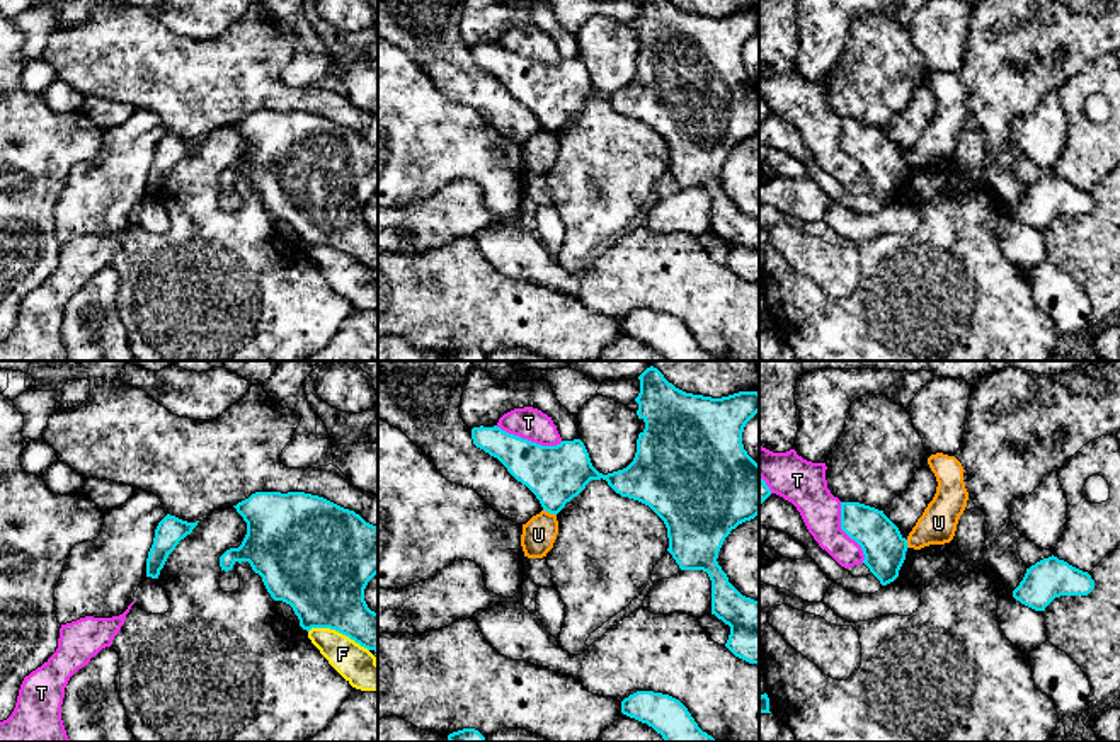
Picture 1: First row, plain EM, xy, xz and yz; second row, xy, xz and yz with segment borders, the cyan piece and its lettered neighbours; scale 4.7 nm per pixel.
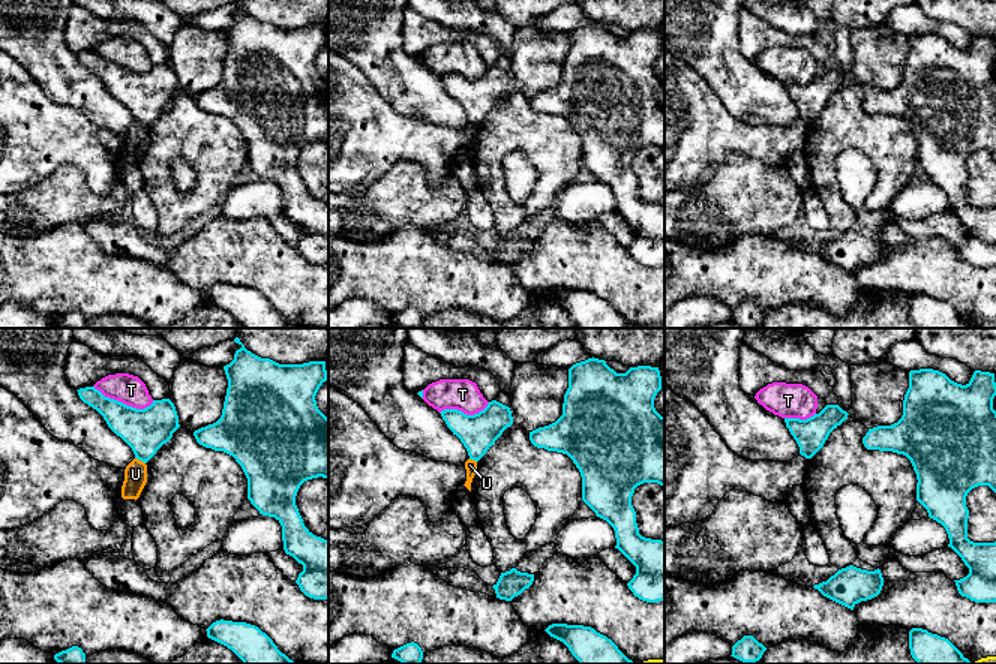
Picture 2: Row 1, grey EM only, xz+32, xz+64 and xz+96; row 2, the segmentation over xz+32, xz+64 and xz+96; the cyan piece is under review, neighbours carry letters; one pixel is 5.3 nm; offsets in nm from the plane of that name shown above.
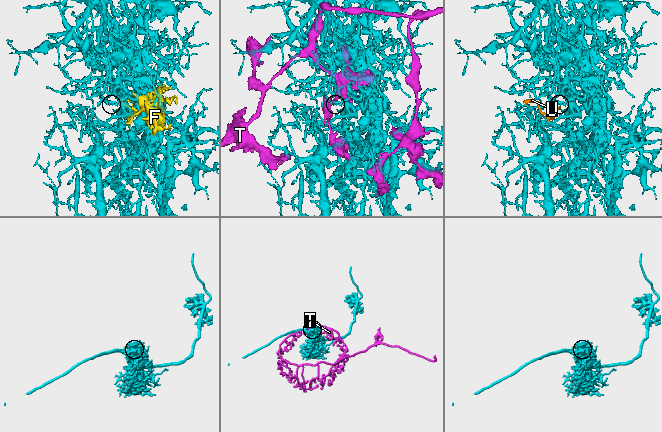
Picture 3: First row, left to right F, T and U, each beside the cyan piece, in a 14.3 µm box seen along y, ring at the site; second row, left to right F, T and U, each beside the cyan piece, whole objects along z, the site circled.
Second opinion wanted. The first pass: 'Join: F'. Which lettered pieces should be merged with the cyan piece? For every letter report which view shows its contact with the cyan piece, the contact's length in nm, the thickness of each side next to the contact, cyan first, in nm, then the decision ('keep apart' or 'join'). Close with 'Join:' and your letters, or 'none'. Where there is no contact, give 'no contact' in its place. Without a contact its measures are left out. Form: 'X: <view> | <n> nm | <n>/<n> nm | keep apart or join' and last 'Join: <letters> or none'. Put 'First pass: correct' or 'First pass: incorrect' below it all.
F: xy | 300 nm | 380/180 nm | keep apart
T: xz | 320 nm | 280/150 nm | keep apart
U: xz | 70 nm | 280/160 nm | keep apart
Join: none
First pass: incorrect

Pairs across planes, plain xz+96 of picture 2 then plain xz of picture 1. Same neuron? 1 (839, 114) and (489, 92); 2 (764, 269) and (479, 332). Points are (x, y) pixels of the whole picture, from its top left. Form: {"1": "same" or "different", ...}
{"1": "different", "2": "same"}

